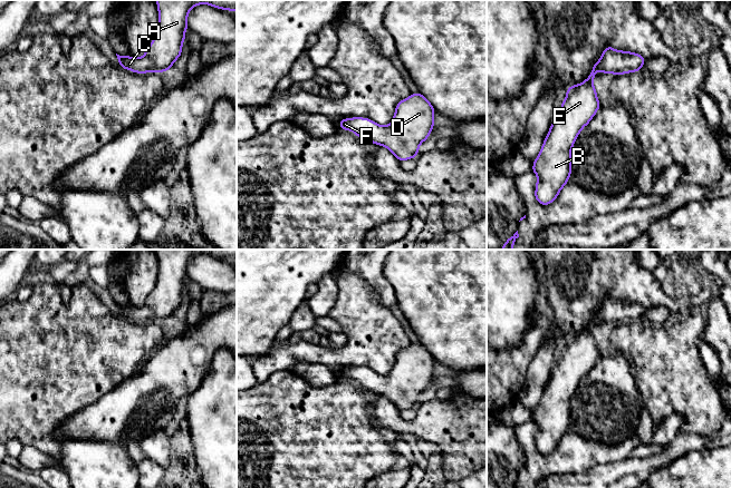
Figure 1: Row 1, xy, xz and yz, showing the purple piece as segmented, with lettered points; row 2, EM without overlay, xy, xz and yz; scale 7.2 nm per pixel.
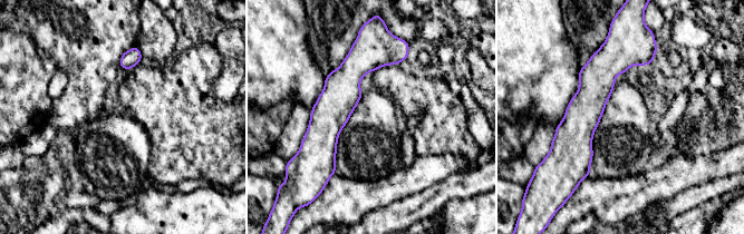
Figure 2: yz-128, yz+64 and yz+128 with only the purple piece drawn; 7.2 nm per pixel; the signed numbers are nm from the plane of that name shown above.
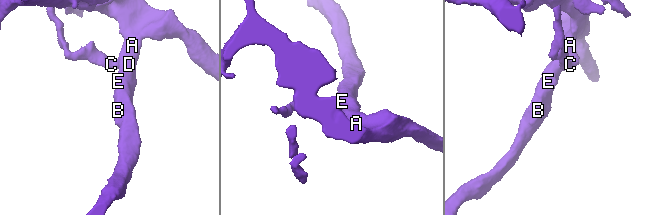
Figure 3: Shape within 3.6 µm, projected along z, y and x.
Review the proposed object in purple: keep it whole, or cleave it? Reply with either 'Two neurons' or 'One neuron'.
One neuron

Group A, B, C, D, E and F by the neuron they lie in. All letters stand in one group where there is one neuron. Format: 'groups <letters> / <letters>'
groups A B C D E F

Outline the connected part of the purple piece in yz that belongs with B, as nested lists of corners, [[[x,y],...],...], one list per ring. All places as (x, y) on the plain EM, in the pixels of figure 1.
[[[604,299],[599,310],[593,315],[588,328],[579,334],[567,338],[566,348],[558,365],[551,372],[547,387],[533,410],[532,421],[537,423],[535,447],[541,455],[556,450],[559,441],[569,431],[571,398],[581,381],[600,358],[593,330],[596,321],[624,324],[639,321],[645,308],[631,301]]]

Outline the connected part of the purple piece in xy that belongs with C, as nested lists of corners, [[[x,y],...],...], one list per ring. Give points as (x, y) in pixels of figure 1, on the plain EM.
[[[156,250],[158,274],[156,284],[143,306],[116,303],[121,318],[136,323],[163,322],[172,318],[182,303],[189,261],[198,254],[237,261],[237,250]]]

